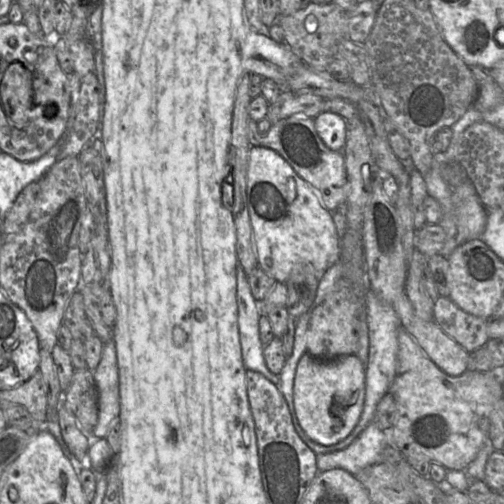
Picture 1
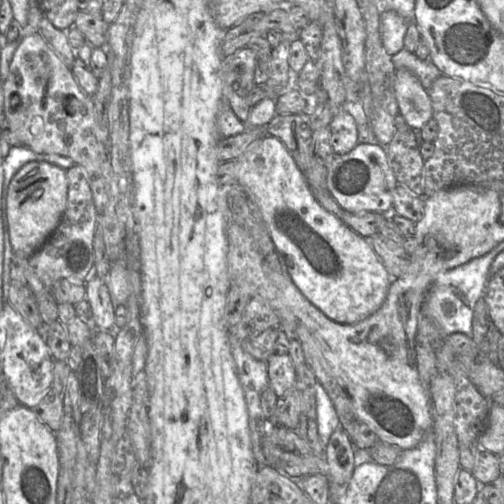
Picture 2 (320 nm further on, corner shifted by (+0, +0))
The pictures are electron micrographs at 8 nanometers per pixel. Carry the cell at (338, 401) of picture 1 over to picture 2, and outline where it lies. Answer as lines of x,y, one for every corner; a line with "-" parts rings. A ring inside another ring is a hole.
337,428
325,447
330,482
348,485
356,468
355,447
342,428

